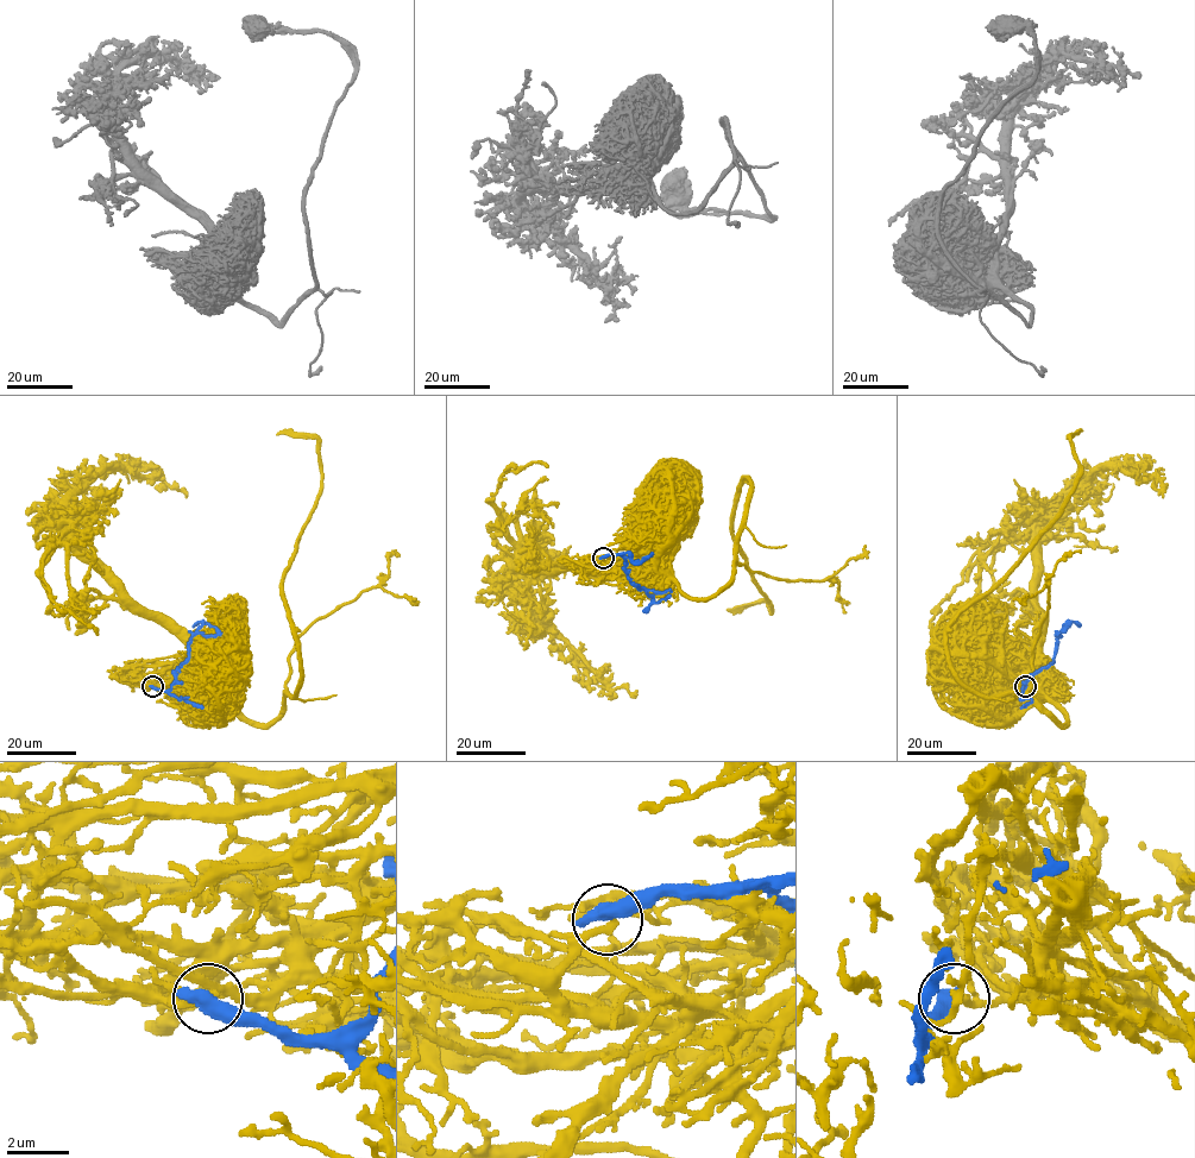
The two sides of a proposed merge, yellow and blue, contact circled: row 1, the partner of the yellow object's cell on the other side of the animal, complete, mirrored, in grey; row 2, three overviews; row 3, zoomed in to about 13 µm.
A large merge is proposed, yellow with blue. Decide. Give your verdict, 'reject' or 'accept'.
reject

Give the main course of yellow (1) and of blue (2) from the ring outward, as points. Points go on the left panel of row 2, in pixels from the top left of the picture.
1: (152, 687), (187, 685), (263, 724), (294, 696), (300, 655), (282, 574), (321, 464), (314, 435), (276, 434)
2: (152, 687), (170, 688), (175, 671), (188, 656), (192, 635), (203, 623), (220, 633)

